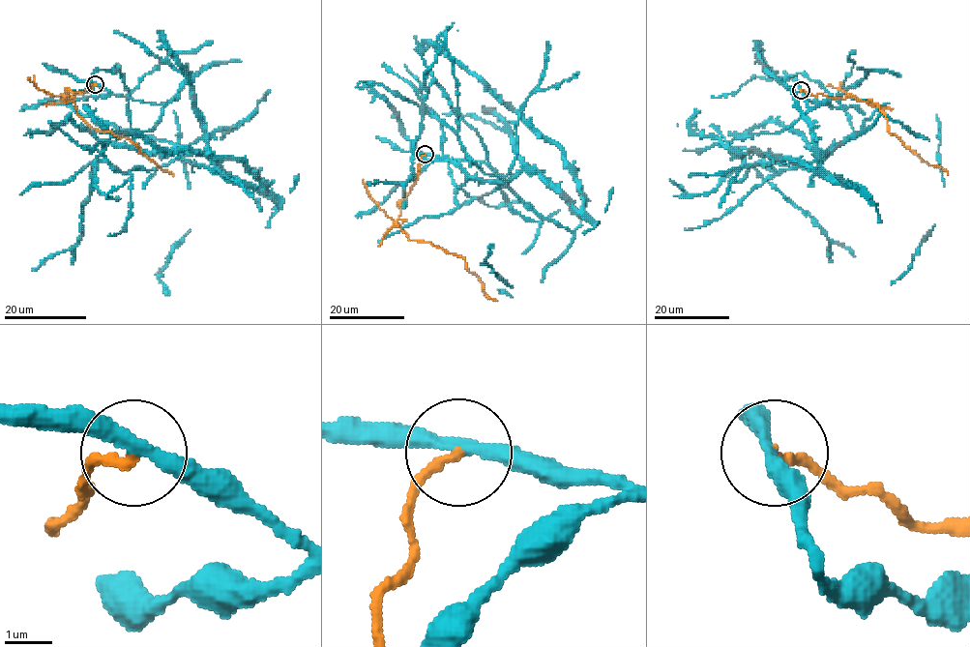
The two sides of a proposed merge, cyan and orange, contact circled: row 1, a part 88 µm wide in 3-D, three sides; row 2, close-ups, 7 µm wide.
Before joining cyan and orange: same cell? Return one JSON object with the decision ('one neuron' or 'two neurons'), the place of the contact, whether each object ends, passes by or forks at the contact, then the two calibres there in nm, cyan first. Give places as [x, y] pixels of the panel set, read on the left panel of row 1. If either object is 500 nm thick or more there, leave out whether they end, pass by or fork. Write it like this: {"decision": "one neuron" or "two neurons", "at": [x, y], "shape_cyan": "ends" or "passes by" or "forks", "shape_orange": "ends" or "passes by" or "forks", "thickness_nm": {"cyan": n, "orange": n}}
{"decision": "two neurons", "at": [95, 84], "shape_cyan": "passes by", "shape_orange": "ends", "thickness_nm": {"cyan": 280, "orange": 200}}

